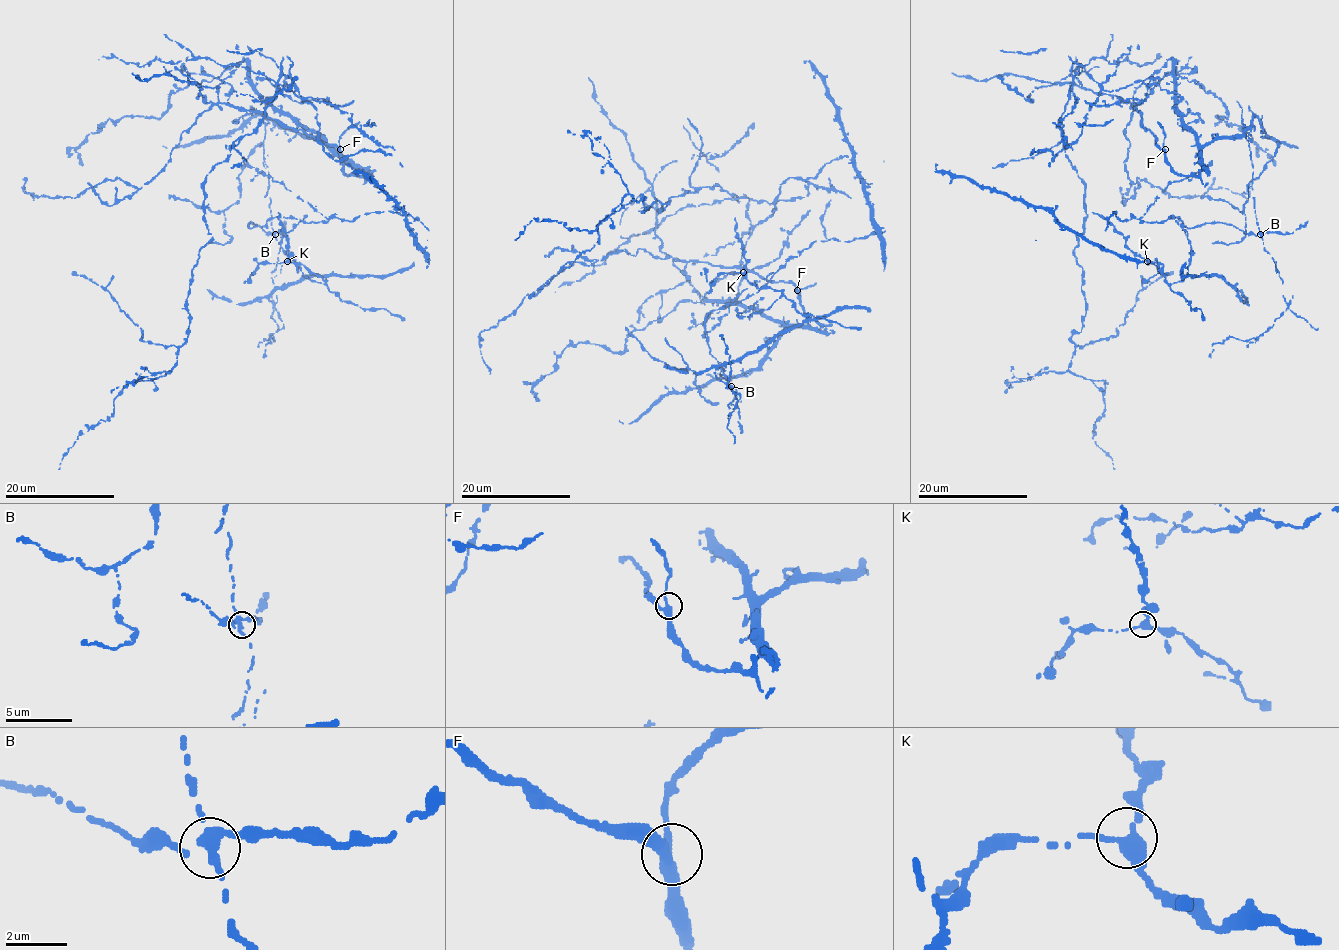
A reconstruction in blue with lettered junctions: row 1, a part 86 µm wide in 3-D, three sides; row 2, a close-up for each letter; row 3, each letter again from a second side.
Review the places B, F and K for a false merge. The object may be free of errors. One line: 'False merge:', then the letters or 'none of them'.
False merge: B

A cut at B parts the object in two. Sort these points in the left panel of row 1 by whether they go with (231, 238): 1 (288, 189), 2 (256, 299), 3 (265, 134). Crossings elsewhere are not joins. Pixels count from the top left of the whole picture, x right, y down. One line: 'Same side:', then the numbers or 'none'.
Same side: 1, 2

